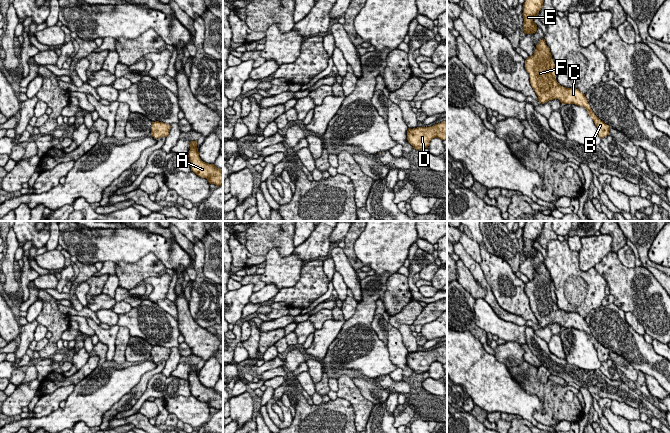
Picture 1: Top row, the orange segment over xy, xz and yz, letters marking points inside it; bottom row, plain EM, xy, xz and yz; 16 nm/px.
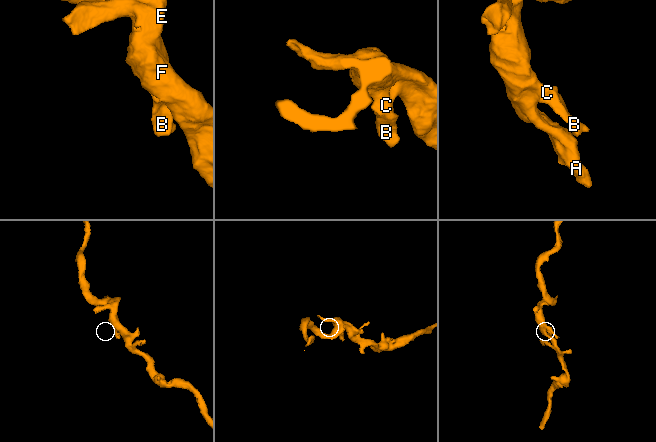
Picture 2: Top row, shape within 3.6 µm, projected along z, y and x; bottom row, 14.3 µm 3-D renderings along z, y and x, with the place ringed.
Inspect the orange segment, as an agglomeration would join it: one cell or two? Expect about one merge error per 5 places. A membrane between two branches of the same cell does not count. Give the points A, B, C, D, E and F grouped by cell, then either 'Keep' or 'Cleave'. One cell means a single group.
Groups: A B C D E F. Keep

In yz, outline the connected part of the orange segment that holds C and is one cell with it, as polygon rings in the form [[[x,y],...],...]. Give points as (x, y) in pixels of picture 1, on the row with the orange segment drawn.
[[[545,39],[540,40],[534,54],[525,60],[525,69],[529,73],[530,84],[538,96],[539,103],[559,99],[562,104],[581,106],[594,121],[600,138],[609,135],[610,126],[594,114],[585,94],[579,89],[566,88],[557,82],[555,64]]]

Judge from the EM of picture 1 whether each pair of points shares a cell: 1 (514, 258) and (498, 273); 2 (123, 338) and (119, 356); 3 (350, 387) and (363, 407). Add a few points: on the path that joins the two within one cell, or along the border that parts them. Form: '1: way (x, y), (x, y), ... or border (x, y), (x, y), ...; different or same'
1: border (488, 251), (501, 257), (514, 273); different
2: way (121, 342), (120, 352); same
3: way (350, 392), (358, 402); same

